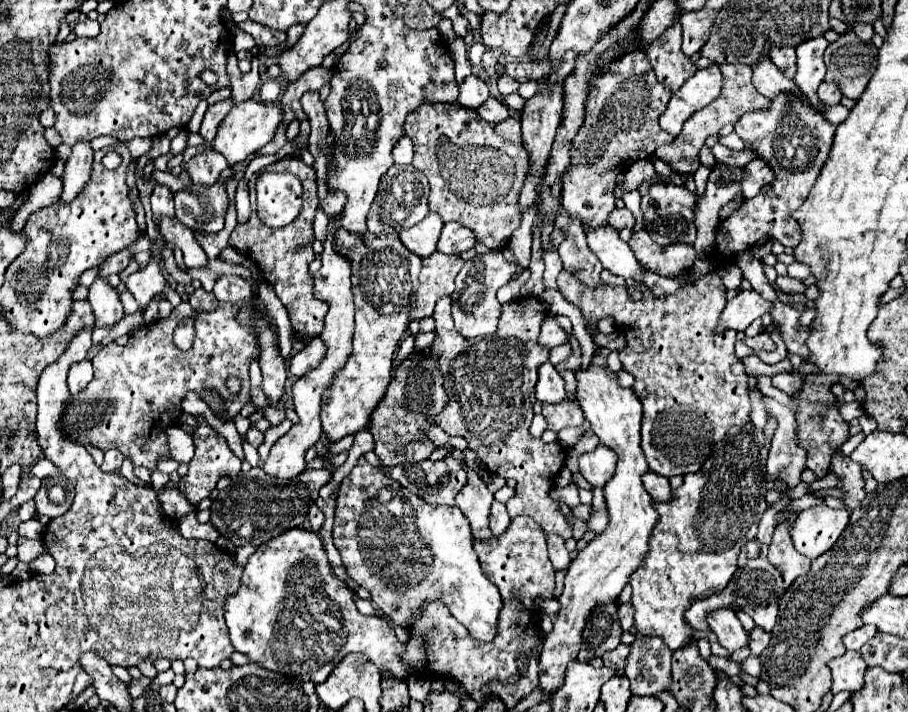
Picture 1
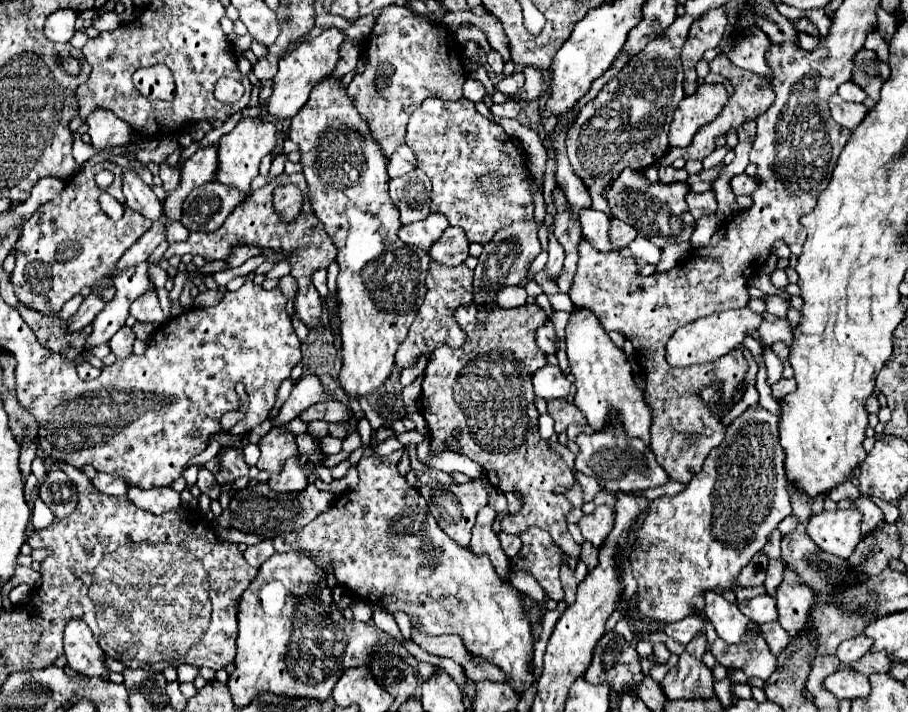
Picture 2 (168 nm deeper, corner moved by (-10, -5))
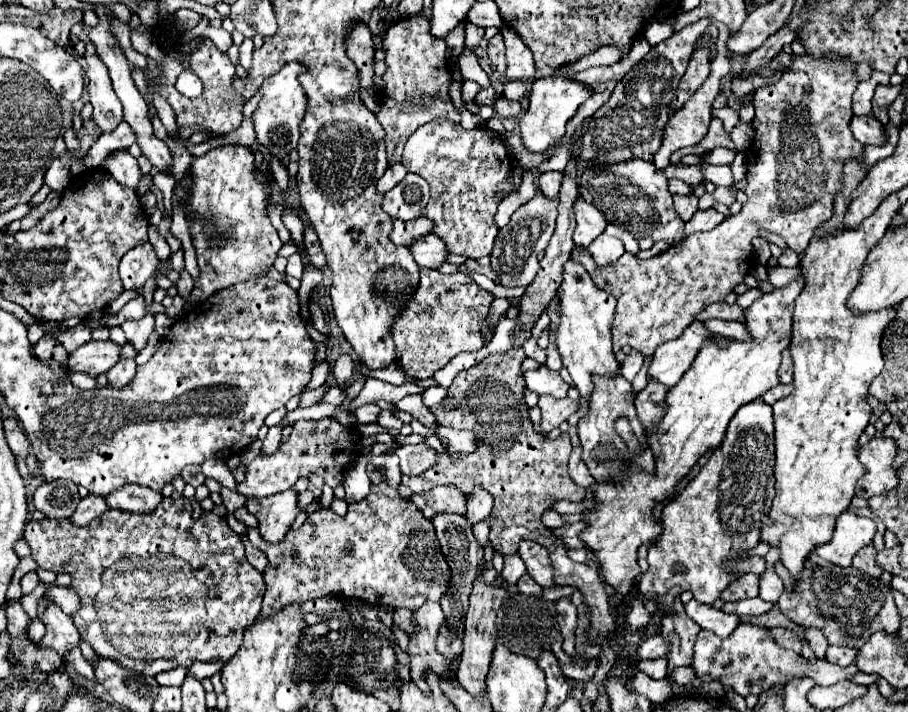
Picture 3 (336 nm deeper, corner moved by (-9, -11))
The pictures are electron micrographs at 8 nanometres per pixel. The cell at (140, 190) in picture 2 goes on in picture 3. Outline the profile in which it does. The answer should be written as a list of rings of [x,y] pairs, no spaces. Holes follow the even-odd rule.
[[[116,150],[116,152],[108,154],[102,162],[102,168],[108,170],[120,184],[134,188],[134,190],[138,188],[142,174],[140,174],[136,158],[128,150]]]

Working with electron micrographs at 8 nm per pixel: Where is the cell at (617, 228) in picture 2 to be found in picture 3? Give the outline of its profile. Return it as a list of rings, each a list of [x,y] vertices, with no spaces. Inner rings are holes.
[[[602,234],[586,250],[592,256],[592,260],[596,262],[596,266],[598,268],[604,268],[604,266],[616,262],[624,254],[624,244],[618,238],[612,238],[608,234]]]

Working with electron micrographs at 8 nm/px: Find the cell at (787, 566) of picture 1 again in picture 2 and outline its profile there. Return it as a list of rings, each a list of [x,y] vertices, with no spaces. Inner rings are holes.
[[[785,564],[783,582],[775,592],[779,624],[793,638],[793,630],[801,630],[805,626],[805,610],[809,610],[809,602],[813,602],[813,590],[807,584],[801,584],[793,568]]]

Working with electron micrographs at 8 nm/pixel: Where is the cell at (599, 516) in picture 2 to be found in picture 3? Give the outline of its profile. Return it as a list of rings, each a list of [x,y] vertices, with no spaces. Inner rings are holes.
[[[584,522],[564,524],[564,526],[560,526],[560,528],[554,528],[554,530],[552,530],[552,534],[554,534],[556,538],[560,538],[560,540],[562,540],[562,544],[564,544],[566,548],[586,548],[586,546],[584,546],[584,542],[578,538],[578,532],[582,532],[584,528],[586,528],[586,524],[584,524]]]

